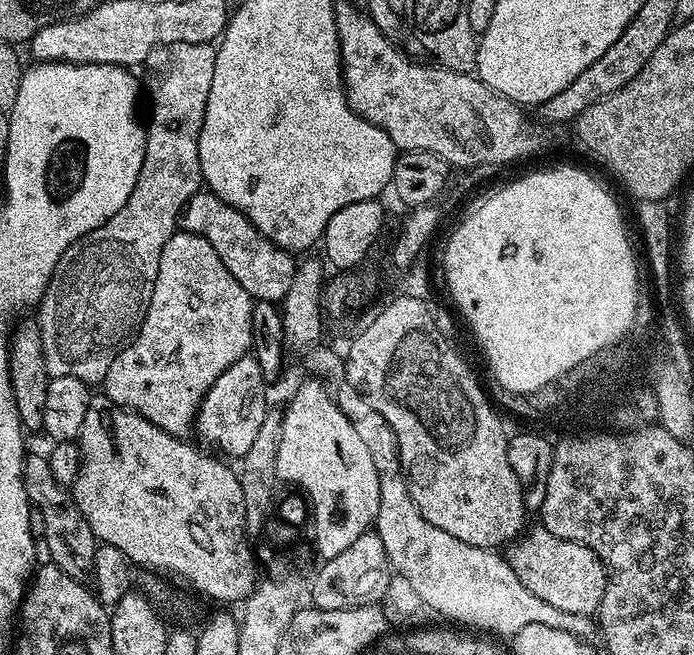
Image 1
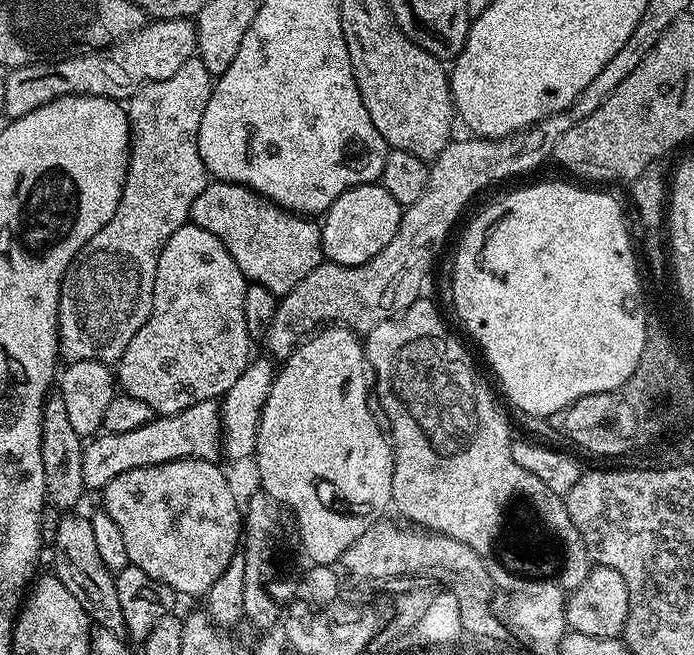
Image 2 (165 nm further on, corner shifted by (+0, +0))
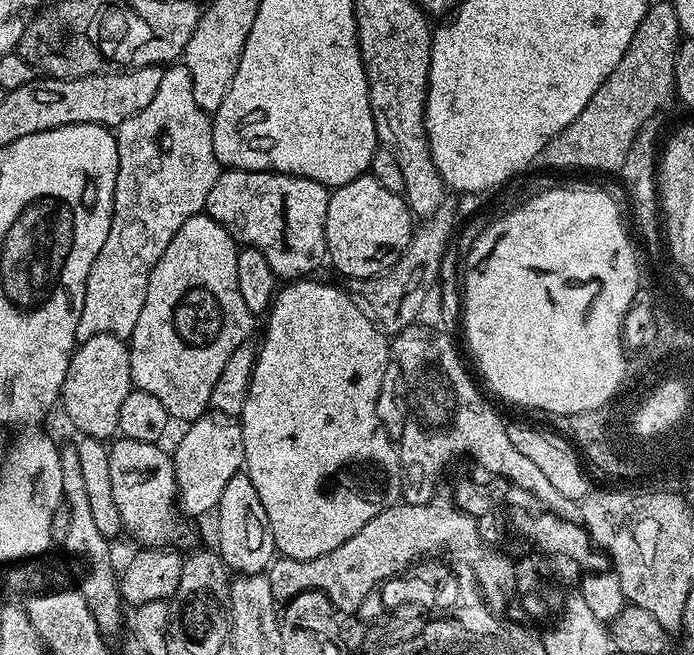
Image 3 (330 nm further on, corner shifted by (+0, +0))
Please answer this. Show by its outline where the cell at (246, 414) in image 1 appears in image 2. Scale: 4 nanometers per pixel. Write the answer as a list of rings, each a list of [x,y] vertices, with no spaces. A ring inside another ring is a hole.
[[[203,400],[194,402],[186,410],[182,410],[173,416],[157,415],[155,418],[146,422],[146,426],[138,426],[138,430],[126,430],[125,432],[109,432],[97,434],[84,444],[82,454],[82,478],[84,479],[85,489],[102,490],[118,474],[126,474],[135,468],[149,468],[158,466],[166,462],[175,460],[210,460],[219,461],[222,456],[222,441],[224,439],[224,427],[220,421],[220,404],[216,400]]]

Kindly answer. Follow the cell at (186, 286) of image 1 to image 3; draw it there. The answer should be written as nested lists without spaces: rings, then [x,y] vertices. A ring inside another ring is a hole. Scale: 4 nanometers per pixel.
[[[201,214],[186,218],[178,234],[170,238],[158,266],[150,274],[150,286],[146,286],[146,302],[142,302],[142,314],[134,326],[128,344],[130,374],[135,387],[154,394],[162,406],[166,406],[173,421],[191,422],[205,415],[210,408],[210,394],[214,394],[214,382],[222,374],[230,354],[253,335],[254,318],[246,310],[246,302],[238,291],[238,245],[232,236],[214,218]]]

